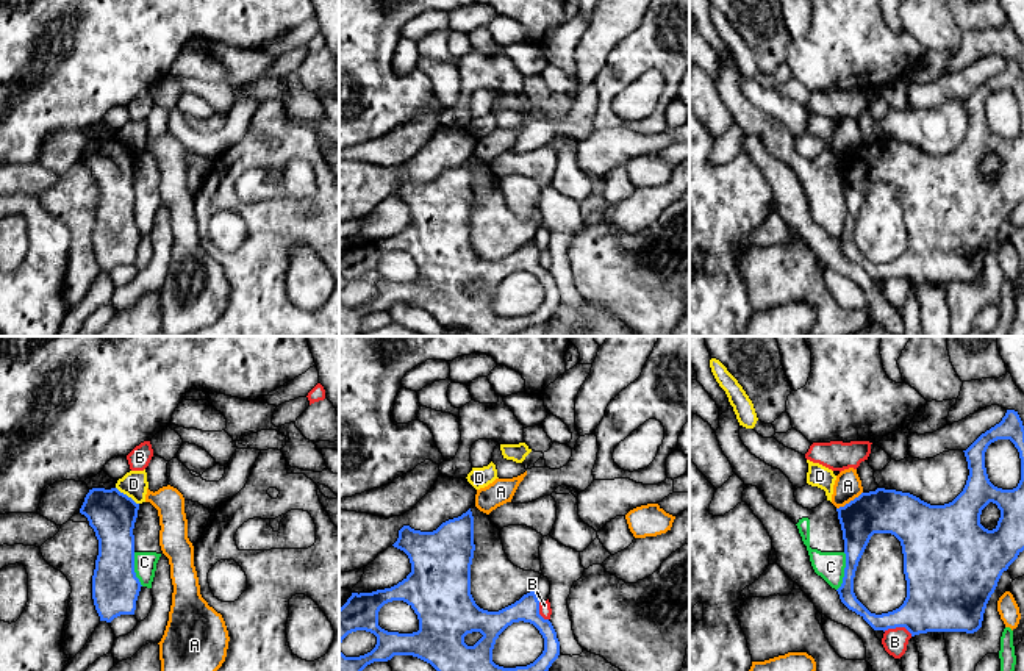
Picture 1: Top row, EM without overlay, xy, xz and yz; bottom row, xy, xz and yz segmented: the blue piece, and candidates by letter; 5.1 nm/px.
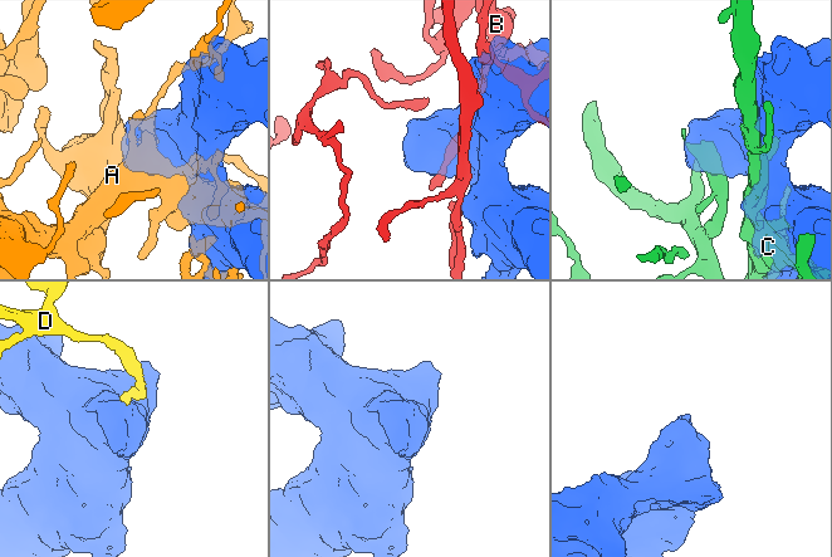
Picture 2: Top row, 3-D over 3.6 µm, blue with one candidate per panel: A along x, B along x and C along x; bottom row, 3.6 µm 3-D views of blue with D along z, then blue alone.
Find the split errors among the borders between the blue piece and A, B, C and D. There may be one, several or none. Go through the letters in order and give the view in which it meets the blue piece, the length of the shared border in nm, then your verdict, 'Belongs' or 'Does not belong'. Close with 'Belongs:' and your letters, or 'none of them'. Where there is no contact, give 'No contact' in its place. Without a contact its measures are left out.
A: Touches blue in yz. Shared border 160 nm. Does not belong
B: Touches blue in yz. Shared border 150 nm. Does not belong
C: Touches blue in yz. Shared border 200 nm. Does not belong
D: Touches blue in xy. Shared border 150 nm. Does not belong
Belongs: none of them

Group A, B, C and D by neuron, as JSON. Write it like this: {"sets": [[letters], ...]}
{"sets": [["A"], ["B"], ["C"], ["D"]]}

